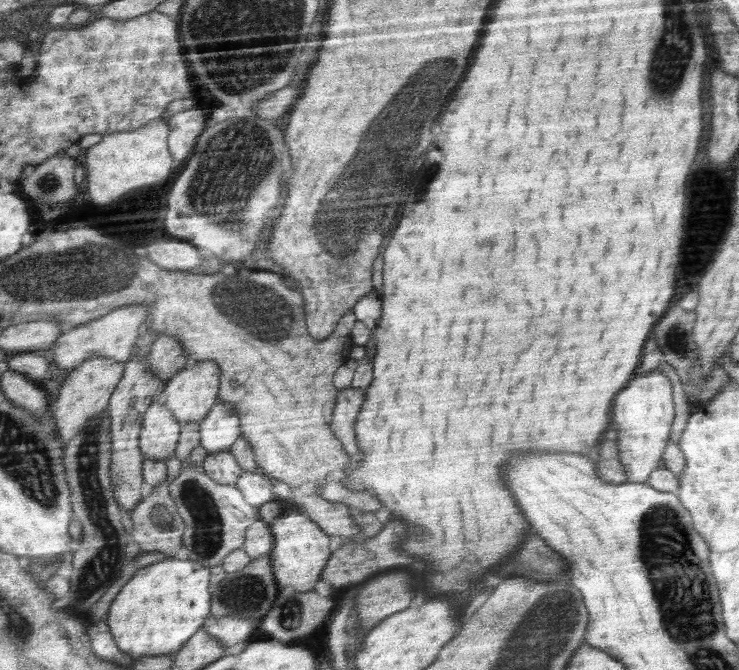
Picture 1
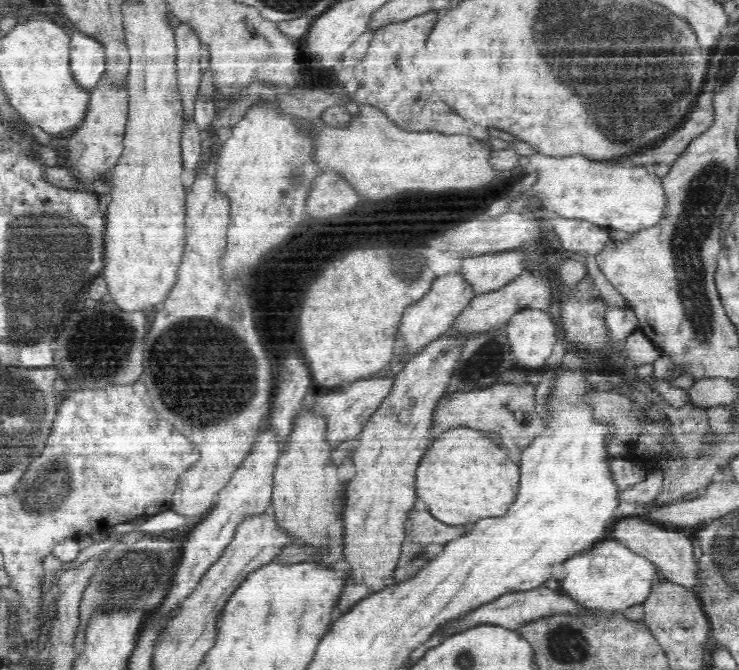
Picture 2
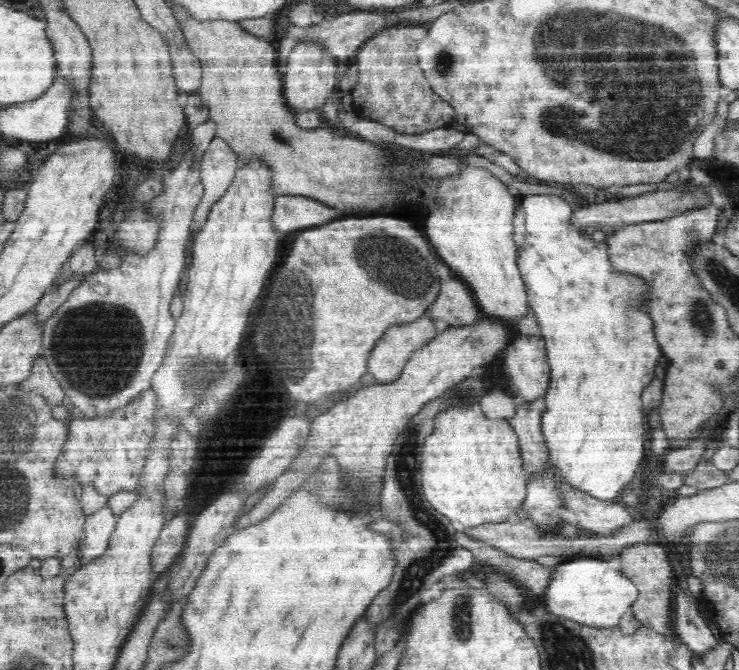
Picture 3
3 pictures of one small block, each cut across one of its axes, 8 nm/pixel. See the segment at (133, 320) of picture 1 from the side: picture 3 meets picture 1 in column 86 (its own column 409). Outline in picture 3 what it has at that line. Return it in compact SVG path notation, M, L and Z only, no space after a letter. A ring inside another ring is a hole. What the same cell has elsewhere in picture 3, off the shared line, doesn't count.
M428 317L420 318L410 324L390 327L376 344L374 350L368 354L366 372L374 376L377 384L385 385L395 383L400 378L404 367L413 358L415 352L422 350L437 338L434 323Z

